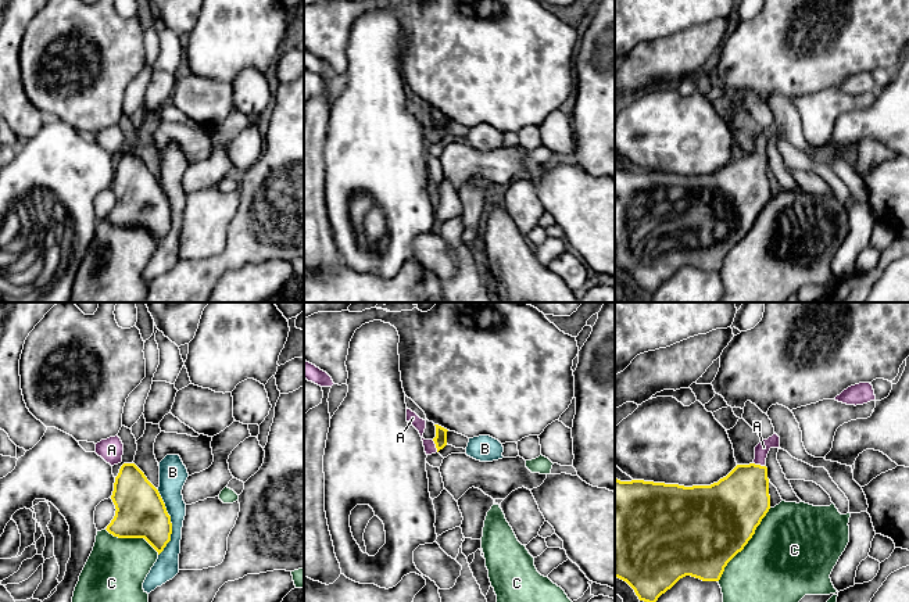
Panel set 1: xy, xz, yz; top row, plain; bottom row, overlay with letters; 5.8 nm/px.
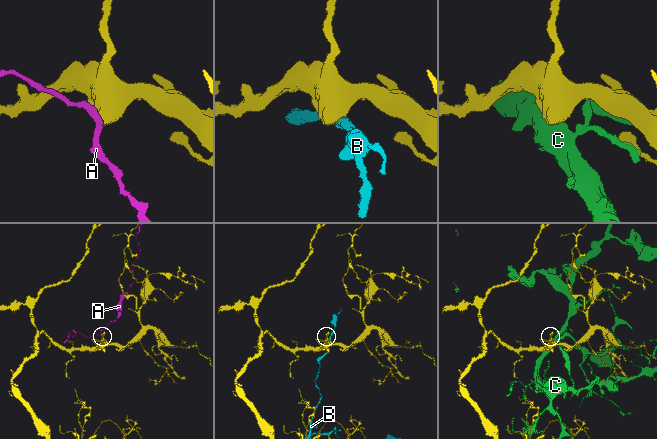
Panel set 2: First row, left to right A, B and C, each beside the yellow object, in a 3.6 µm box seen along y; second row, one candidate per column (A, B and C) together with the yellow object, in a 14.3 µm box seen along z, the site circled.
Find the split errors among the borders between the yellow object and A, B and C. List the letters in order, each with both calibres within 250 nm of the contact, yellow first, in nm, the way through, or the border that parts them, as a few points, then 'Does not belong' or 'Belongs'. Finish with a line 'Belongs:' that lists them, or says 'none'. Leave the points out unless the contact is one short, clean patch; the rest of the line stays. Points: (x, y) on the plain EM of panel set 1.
A: Thickness 80 nm (yellow) against 70 nm. Path across: xz (440, 129), (436, 135), (422, 126), (412, 107). Belongs
B: Thickness 280 nm (yellow) against 140 nm. Does not belong
C: Thickness 480 nm (yellow) against 480 nm. Does not belong
Belongs: A

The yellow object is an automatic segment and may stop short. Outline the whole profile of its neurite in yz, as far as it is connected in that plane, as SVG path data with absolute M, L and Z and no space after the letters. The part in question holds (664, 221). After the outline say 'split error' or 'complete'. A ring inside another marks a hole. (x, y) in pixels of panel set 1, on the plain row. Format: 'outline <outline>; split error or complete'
outline M776 122L755 136L752 153L737 154L726 166L711 175L684 176L615 168L615 266L626 270L640 290L651 294L686 265L702 270L719 270L727 252L744 239L770 198L769 168L765 154L772 137L780 139L780 126Z; split error

